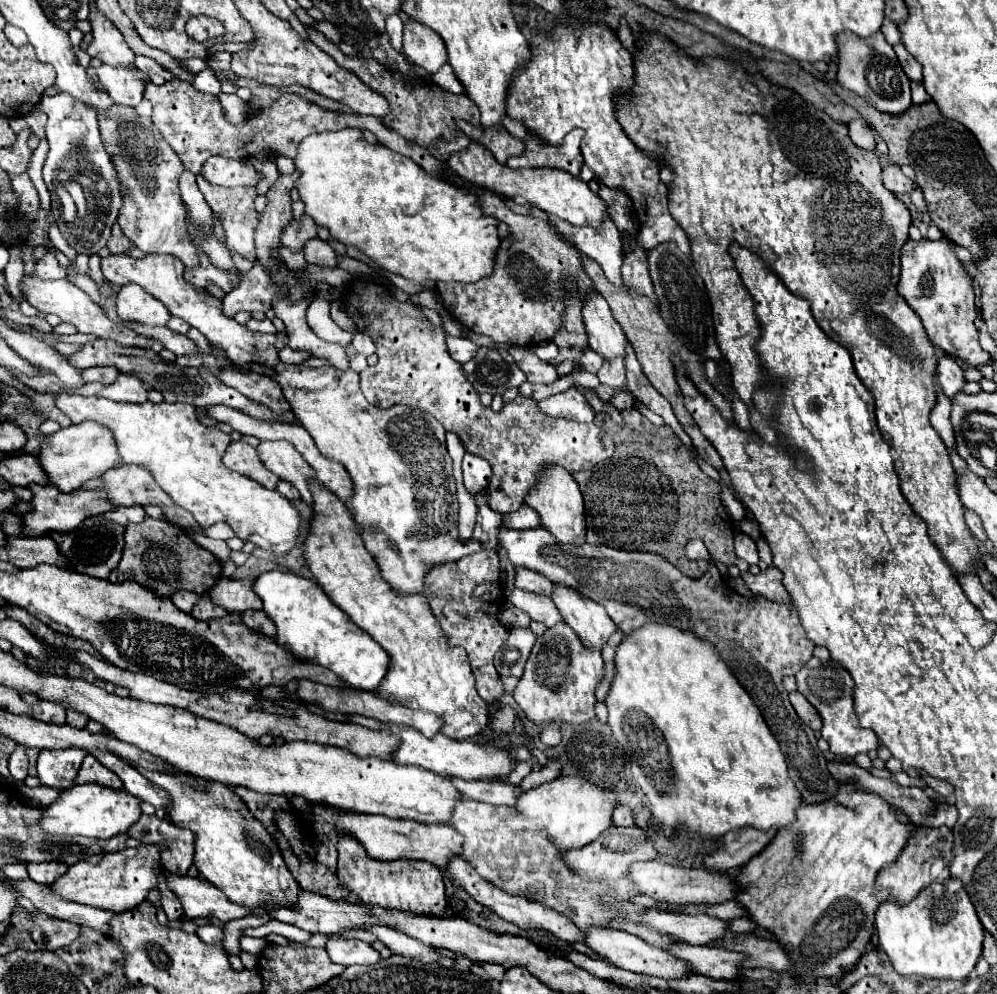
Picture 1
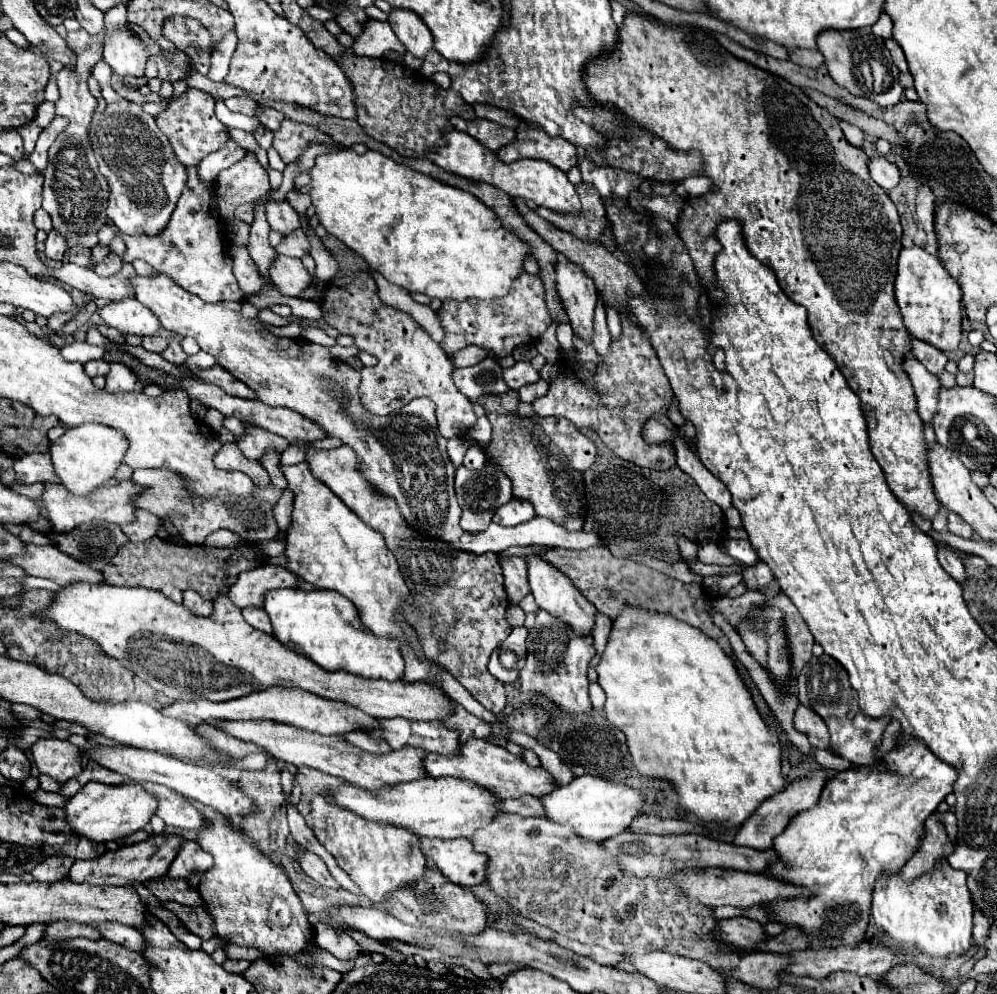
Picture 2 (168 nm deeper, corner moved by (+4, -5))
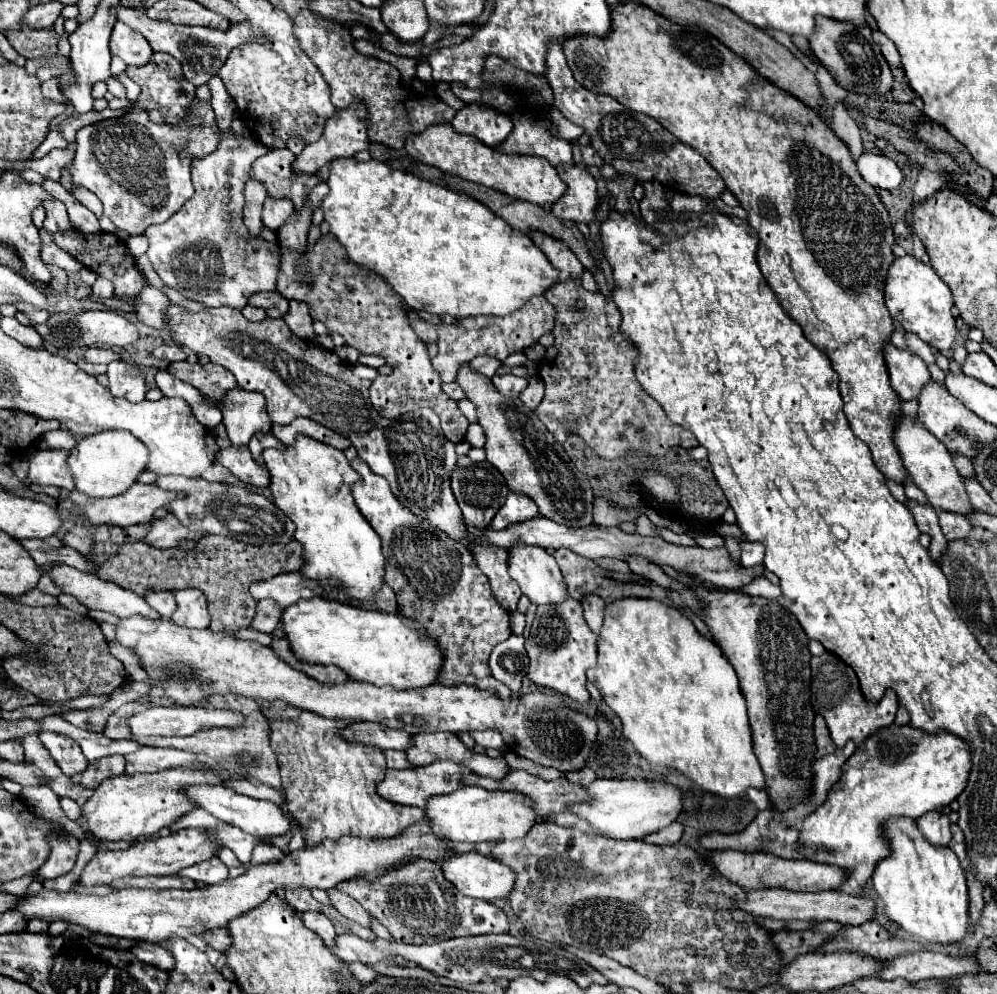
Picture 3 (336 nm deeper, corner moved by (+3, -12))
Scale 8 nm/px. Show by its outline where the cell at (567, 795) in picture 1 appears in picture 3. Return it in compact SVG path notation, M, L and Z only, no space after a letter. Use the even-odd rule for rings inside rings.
M596 779L586 787L590 799L578 805L570 805L570 813L584 819L596 835L614 841L644 839L650 833L656 833L668 827L682 809L682 793L678 787L664 781L646 781L646 779Z

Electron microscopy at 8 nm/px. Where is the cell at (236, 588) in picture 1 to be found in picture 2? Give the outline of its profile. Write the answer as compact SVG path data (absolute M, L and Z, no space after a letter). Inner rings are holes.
M257 566L255 570L241 572L237 578L237 584L229 590L229 598L235 606L247 608L247 606L263 606L263 598L269 590L275 588L297 588L299 580L295 574L291 574L283 566Z

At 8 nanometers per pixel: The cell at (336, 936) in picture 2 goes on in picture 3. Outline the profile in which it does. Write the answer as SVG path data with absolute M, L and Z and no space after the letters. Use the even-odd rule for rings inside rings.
M308 911L308 913L302 915L302 921L304 921L304 925L306 925L308 929L316 931L316 933L322 937L324 945L326 945L330 951L334 951L336 931L334 931L334 925L330 923L330 919L328 919L326 915L316 913L316 911Z

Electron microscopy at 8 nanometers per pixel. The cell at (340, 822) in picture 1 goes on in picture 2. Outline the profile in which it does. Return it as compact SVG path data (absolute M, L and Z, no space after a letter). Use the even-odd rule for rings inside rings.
M421 838L421 850L451 882L469 888L485 882L487 856L475 852L469 838Z

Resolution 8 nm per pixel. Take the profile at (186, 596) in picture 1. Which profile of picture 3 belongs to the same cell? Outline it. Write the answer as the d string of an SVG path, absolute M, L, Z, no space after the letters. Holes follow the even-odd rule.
M160 591L160 593L150 593L144 597L162 617L170 617L174 613L174 609L178 607L174 601L174 593L172 591Z

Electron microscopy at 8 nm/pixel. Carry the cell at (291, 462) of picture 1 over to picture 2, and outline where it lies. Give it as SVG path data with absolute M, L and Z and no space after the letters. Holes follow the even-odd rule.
M245 424L245 434L237 440L237 446L239 450L251 458L251 460L259 460L261 454L267 450L267 448L275 448L279 454L289 446L289 442L277 434L271 434L267 430L261 430L257 426L249 426Z

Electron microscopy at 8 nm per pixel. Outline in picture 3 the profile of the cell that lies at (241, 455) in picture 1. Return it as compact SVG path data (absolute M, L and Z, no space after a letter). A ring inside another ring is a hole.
M238 447L220 449L216 453L216 457L218 457L218 463L224 465L242 483L254 485L260 489L270 485L270 473L252 459L248 447L244 447L244 449L238 449Z

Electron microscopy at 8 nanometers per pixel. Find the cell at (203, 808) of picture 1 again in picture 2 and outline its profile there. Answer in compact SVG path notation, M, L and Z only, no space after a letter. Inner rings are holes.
M195 800L191 802L207 820L211 820L211 828L199 832L199 844L203 850L213 854L215 866L201 876L197 890L213 920L213 934L223 938L227 944L257 948L265 958L295 958L305 954L307 946L313 942L313 926L283 868L265 858L253 842L249 842L245 832L233 830L225 816Z

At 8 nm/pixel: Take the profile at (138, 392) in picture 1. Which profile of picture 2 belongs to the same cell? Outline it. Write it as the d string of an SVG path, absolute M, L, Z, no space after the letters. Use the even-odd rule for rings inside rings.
M111 362L109 366L111 370L107 374L105 390L109 392L141 392L143 390L143 382L129 366L121 362Z

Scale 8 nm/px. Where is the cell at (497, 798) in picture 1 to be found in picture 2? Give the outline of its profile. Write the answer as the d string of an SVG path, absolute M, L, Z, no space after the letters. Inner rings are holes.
M517 798L517 800L501 800L497 804L501 812L517 812L521 816L543 816L543 804L539 798Z

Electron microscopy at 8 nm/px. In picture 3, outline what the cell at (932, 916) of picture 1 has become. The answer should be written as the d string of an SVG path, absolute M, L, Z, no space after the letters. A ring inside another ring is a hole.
M892 817L886 821L892 855L876 865L874 889L884 905L884 917L908 935L936 945L962 943L968 931L968 885L958 857L950 847L932 847L916 821Z

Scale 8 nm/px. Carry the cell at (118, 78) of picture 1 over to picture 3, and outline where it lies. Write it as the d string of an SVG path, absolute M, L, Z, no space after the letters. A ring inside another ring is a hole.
M116 23L112 37L110 37L110 51L112 55L120 57L126 65L142 67L152 57L150 43L134 29L130 29L124 23Z

